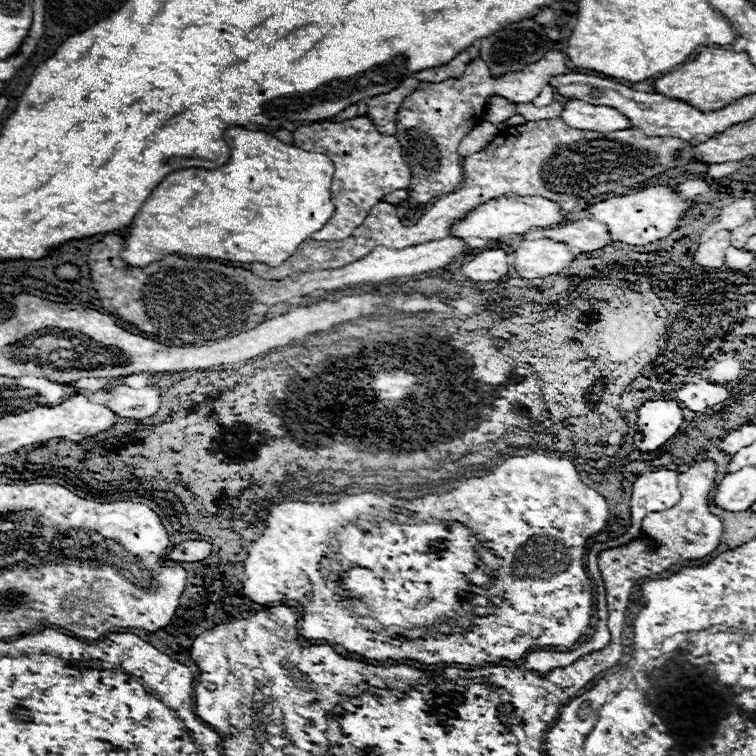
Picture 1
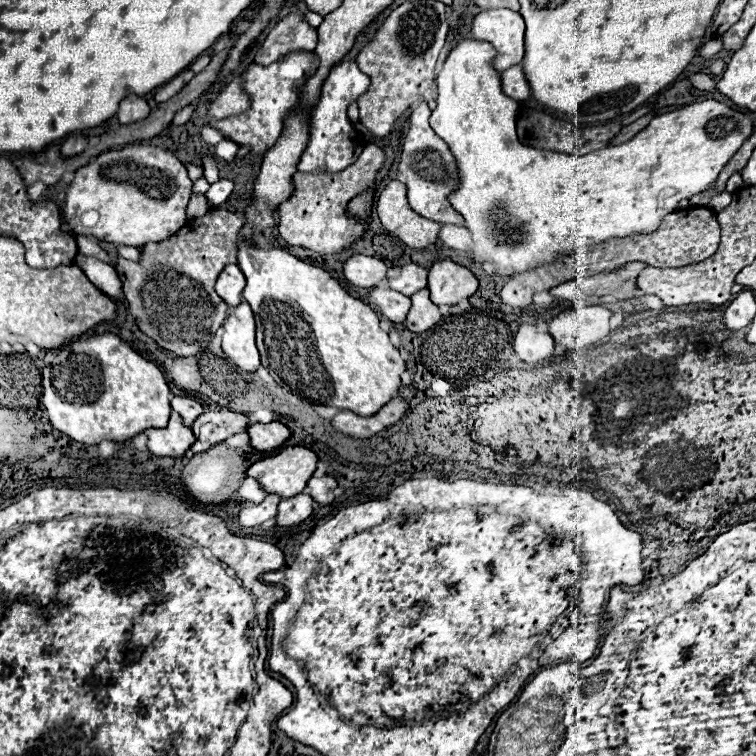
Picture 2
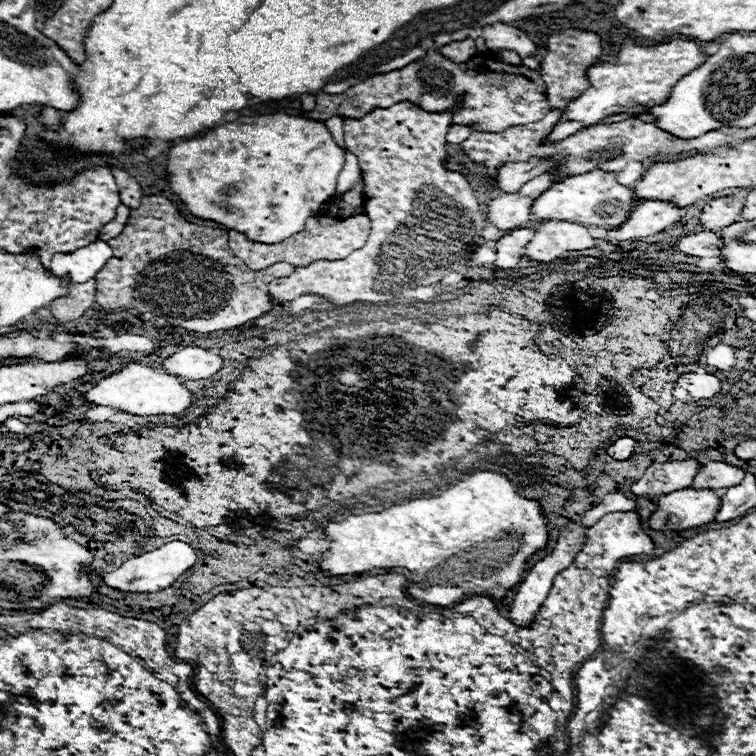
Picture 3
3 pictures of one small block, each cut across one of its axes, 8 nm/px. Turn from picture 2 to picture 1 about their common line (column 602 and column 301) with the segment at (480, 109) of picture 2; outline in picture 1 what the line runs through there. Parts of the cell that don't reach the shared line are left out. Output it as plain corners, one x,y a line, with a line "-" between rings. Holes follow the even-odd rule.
228,128
224,136
230,146
230,160
224,166
214,170
176,170
152,190
130,228
130,238
126,240
126,248
122,252
124,262
132,266
148,266
166,254
190,254
214,260
264,262
268,266
278,266
292,256
306,238
328,222
334,214
334,206
330,202
334,164
328,156
284,144
266,132

